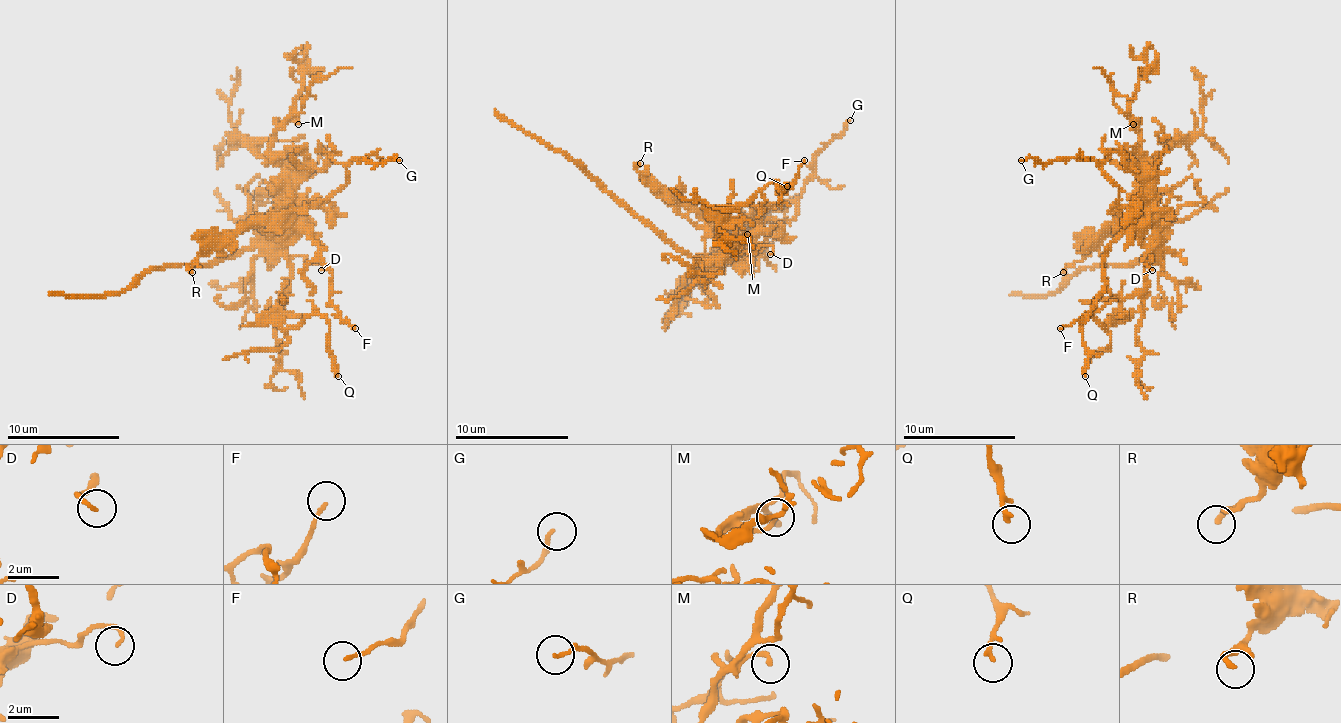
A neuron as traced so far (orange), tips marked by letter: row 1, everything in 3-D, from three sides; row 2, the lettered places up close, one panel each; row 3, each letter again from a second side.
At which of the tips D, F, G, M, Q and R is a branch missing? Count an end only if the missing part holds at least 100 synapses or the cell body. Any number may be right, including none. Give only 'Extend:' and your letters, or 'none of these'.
Extend: none of these

